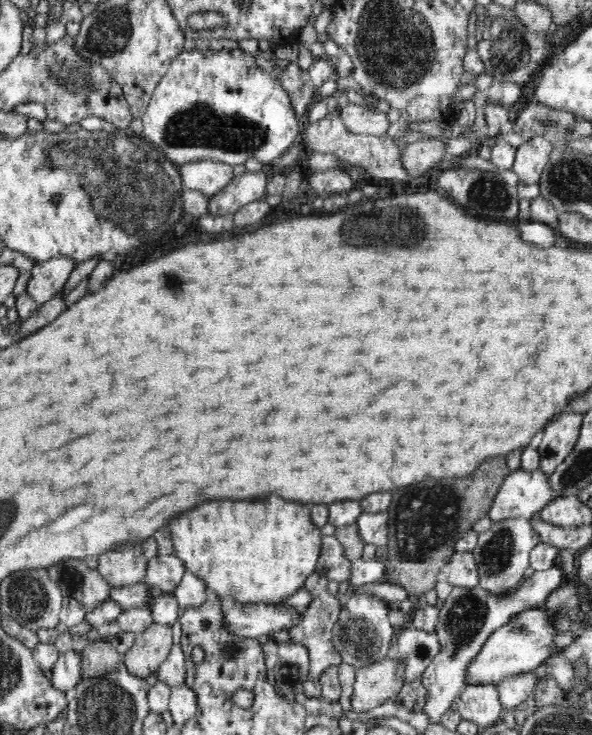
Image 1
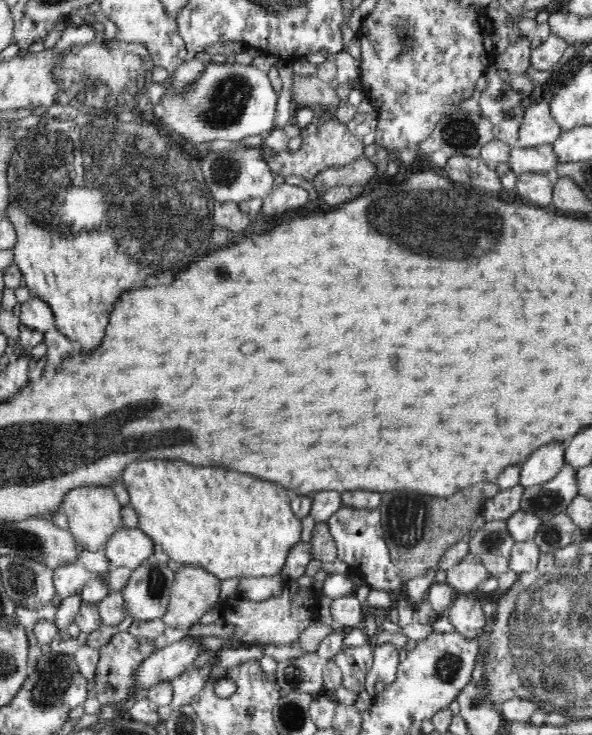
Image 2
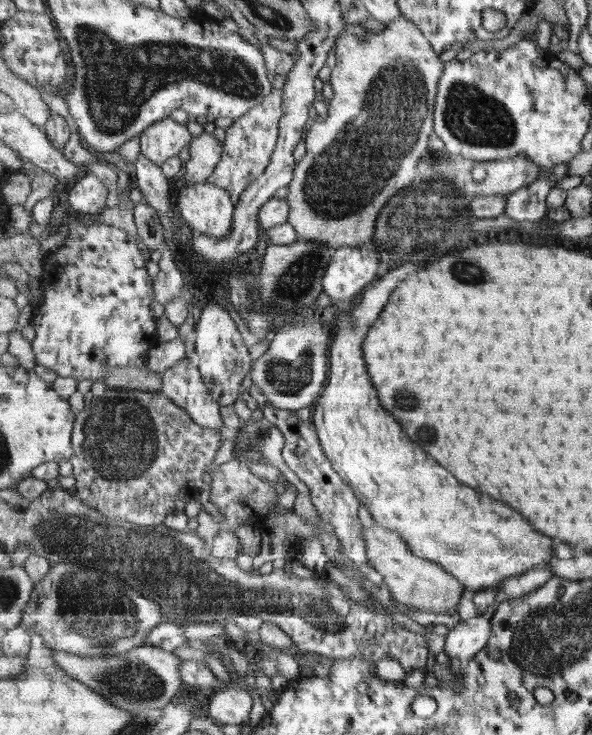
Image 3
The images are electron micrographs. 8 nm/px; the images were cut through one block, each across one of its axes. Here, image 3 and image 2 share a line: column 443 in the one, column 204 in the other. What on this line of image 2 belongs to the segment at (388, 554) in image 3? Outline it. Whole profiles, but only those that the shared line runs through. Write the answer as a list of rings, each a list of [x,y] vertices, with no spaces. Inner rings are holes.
[[[200,565],[179,566],[174,574],[169,605],[161,618],[166,626],[187,630],[212,604],[220,603],[222,582]]]

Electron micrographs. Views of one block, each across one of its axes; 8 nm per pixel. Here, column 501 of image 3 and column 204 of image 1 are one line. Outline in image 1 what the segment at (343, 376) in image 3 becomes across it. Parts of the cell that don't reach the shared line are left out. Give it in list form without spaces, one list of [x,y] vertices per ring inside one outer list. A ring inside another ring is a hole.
[[[270,494],[268,498],[252,500],[250,504],[248,504],[248,500],[244,500],[244,502],[234,502],[234,500],[210,500],[210,502],[204,502],[202,506],[194,508],[194,510],[188,510],[188,512],[180,514],[178,518],[170,520],[170,522],[168,522],[168,528],[170,528],[170,532],[167,532],[167,534],[172,536],[172,542],[174,543],[173,555],[182,560],[186,570],[190,570],[196,577],[204,581],[204,586],[206,586],[210,595],[221,598],[227,604],[230,602],[280,604],[286,601],[294,592],[302,588],[302,586],[304,586],[304,580],[314,573],[314,568],[316,568],[321,552],[320,529],[312,522],[310,512],[306,510],[306,506],[300,504],[300,502],[288,502],[288,500],[284,500],[284,498],[276,496],[276,494]]]

